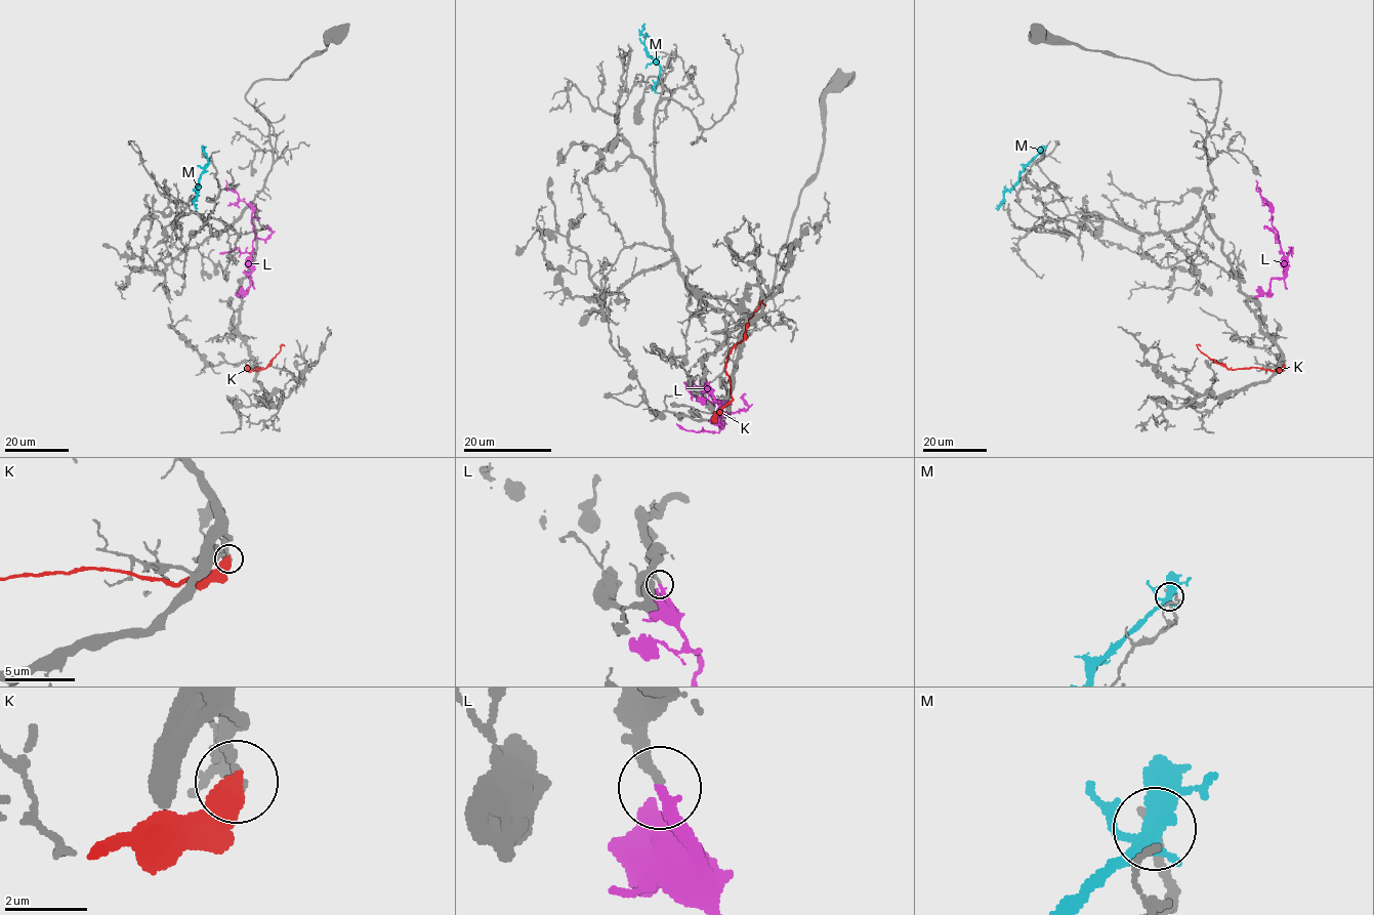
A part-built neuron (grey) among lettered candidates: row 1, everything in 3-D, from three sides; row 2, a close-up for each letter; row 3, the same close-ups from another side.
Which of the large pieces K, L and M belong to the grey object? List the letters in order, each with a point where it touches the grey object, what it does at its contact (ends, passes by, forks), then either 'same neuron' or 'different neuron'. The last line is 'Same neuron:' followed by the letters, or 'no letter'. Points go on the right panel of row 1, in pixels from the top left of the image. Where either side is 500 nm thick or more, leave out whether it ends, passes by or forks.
K: meets grey at (1284, 365); different neuron
L: meets grey at (1255, 296); it ends there; same neuron
M: meets grey at (1041, 151); it forks there; different neuron
Same neuron: L

